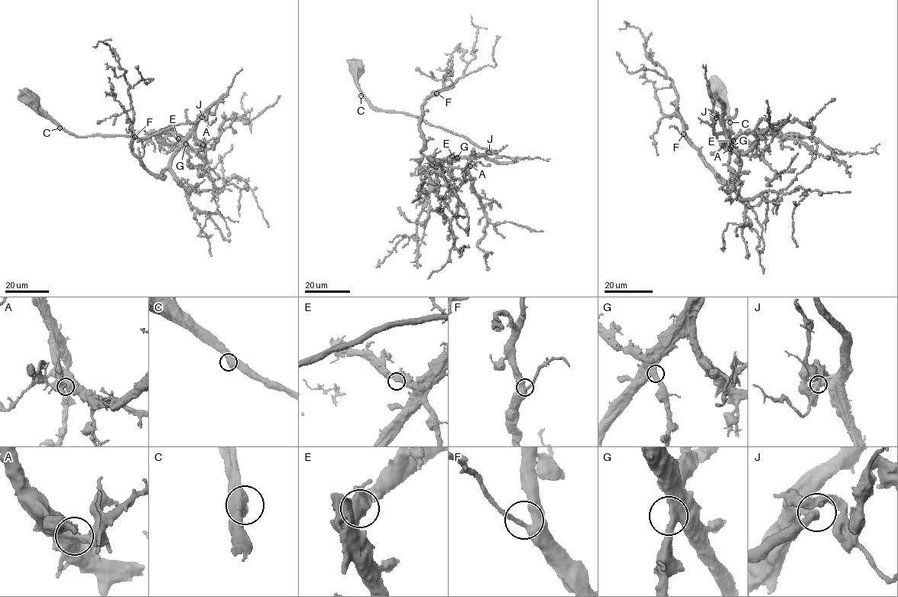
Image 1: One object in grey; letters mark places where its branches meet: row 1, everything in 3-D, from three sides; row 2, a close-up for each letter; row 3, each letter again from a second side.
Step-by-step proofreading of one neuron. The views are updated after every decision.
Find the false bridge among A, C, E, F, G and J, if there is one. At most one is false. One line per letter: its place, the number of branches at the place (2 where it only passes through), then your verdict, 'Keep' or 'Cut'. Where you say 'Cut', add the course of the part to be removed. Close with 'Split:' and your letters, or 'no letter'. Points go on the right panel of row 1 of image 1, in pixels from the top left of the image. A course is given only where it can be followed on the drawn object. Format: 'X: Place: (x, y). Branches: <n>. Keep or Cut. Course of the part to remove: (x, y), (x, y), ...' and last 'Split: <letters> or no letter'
A: Place: (730, 149). Branches: 2. Keep
C: Place: (730, 122). Branches: 2. Keep
E: Place: (733, 141). Branches: 2. Keep
F: Place: (683, 134). Branches: 2. Keep
G: Place: (731, 147). Branches: 2. Keep
J: Place: (716, 118). Branches: 2. Keep
Split: no letter

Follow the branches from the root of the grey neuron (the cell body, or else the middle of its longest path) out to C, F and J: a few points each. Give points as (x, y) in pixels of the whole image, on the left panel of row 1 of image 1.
C: (178, 150), (193, 133), (194, 125), (202, 118), (141, 137), (124, 135), (76, 137), (59, 128)
F: (178, 150), (171, 163), (161, 172), (163, 177), (160, 179), (146, 169), (133, 151), (134, 137)
J: (178, 150), (202, 117)

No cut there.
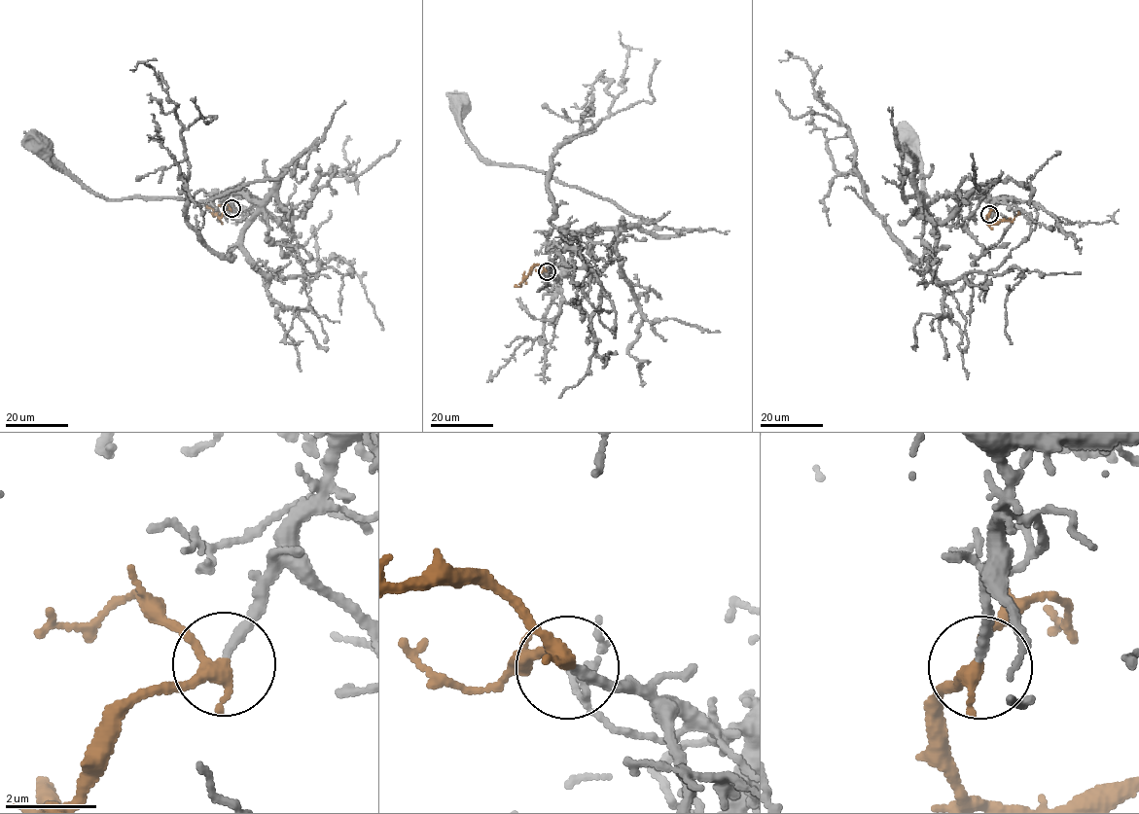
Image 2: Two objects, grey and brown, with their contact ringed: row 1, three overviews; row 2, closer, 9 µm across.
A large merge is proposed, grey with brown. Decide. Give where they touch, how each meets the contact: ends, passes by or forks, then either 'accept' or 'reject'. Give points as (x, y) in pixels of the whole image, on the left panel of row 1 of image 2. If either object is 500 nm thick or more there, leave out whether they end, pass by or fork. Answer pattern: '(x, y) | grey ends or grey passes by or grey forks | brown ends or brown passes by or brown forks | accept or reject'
(231, 208) | grey ends | brown passes by | accept

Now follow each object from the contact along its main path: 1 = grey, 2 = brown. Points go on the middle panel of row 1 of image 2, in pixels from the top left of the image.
1: (547, 271), (562, 272), (570, 240), (596, 229), (550, 221), (548, 182), (553, 153), (625, 88), (618, 32)
2: (547, 271), (542, 265), (533, 266), (520, 286), (516, 286)

